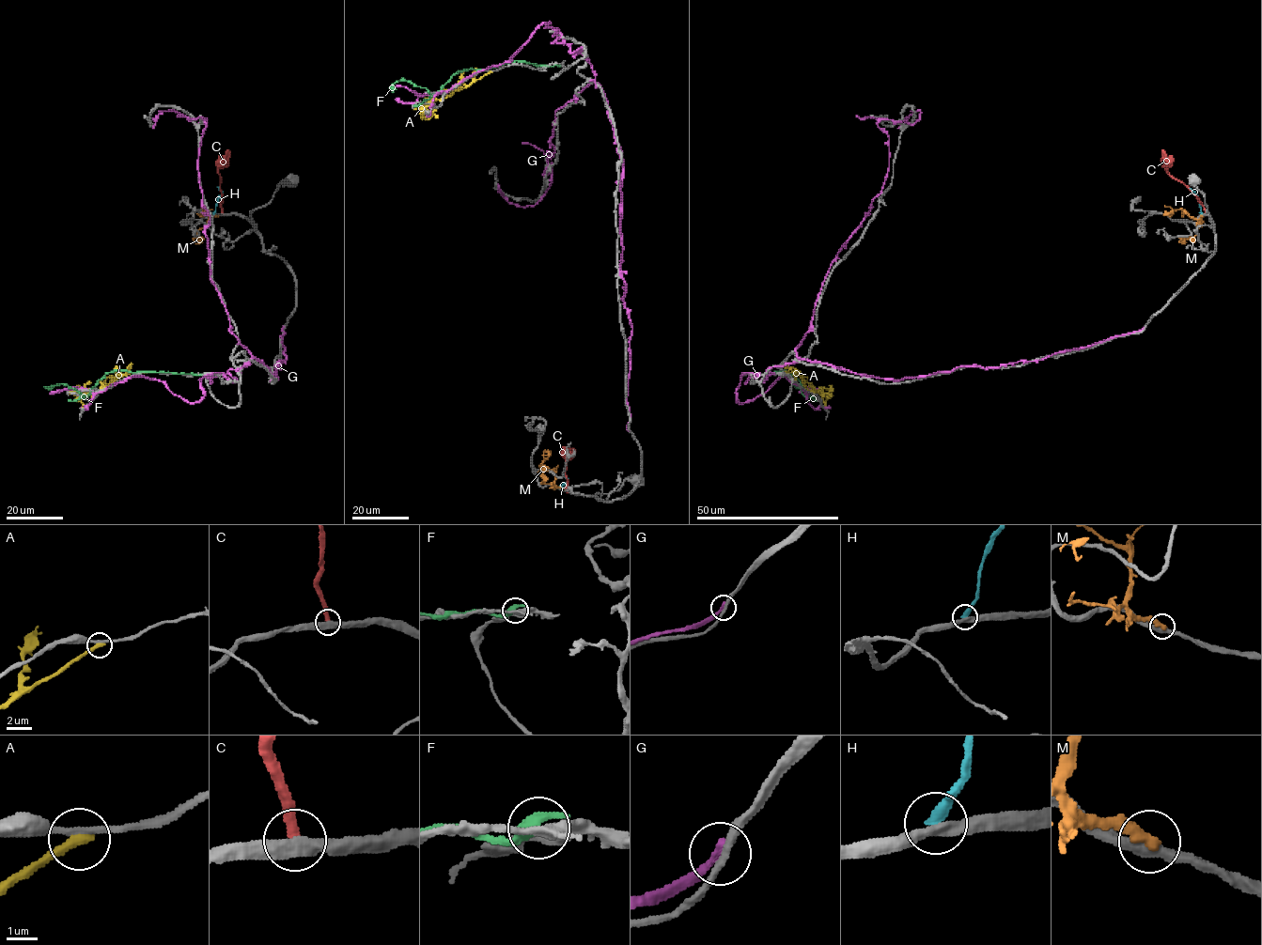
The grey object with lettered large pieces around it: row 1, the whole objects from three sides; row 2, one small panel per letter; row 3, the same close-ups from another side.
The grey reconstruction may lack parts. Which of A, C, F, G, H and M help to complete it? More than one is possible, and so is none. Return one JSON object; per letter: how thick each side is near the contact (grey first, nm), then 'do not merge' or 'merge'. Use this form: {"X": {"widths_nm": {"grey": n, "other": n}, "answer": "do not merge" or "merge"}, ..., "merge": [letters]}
{"A": {"widths_nm": {"grey": 240, "other": 360}, "answer": "do not merge"}, "C": {"widths_nm": {"grey": 400, "other": 320}, "answer": "do not merge"}, "F": {"widths_nm": {"grey": 360, "other": 600}, "answer": "do not merge"}, "G": {"widths_nm": {"grey": 300, "other": 320}, "answer": "do not merge"}, "H": {"widths_nm": {"grey": 360, "other": 340}, "answer": "do not merge"}, "M": {"widths_nm": {"grey": 400, "other": 380}, "answer": "do not merge"}, "merge": []}

